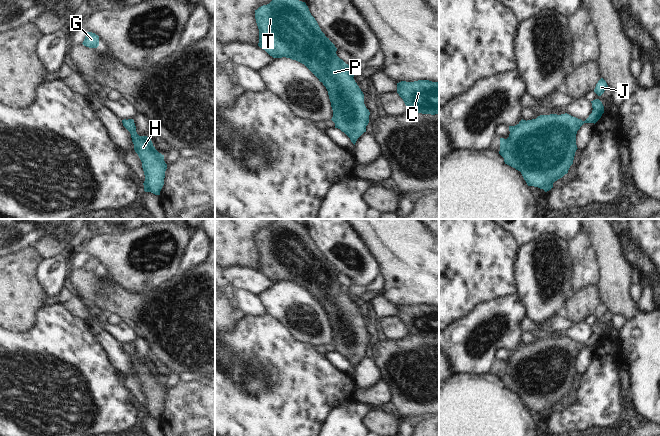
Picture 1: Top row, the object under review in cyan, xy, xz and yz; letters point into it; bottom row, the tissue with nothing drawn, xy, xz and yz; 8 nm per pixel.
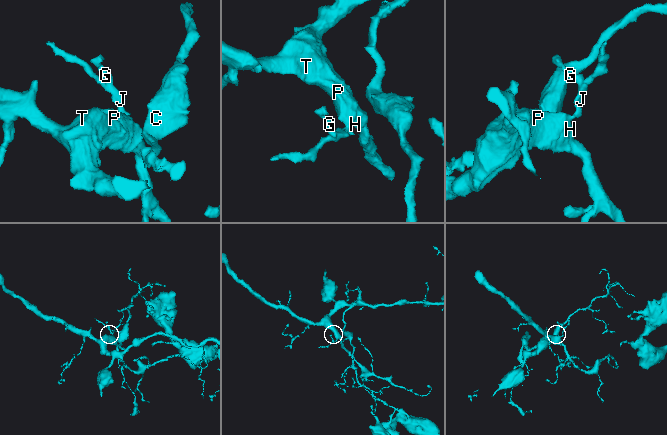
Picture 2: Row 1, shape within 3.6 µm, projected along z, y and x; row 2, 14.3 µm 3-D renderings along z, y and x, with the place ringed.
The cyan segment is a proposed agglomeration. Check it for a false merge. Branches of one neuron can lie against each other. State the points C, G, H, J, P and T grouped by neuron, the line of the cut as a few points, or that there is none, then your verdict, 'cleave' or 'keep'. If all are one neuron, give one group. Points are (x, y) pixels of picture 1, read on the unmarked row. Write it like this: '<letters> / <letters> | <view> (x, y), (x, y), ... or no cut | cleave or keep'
C G H J P T | no cut | keep

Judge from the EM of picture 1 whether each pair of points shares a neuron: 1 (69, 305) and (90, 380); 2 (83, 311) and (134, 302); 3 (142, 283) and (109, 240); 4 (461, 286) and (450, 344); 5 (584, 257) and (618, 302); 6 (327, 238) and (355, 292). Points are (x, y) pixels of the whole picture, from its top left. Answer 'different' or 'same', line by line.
1: different
2: different
3: same
4: different
5: different
6: same

